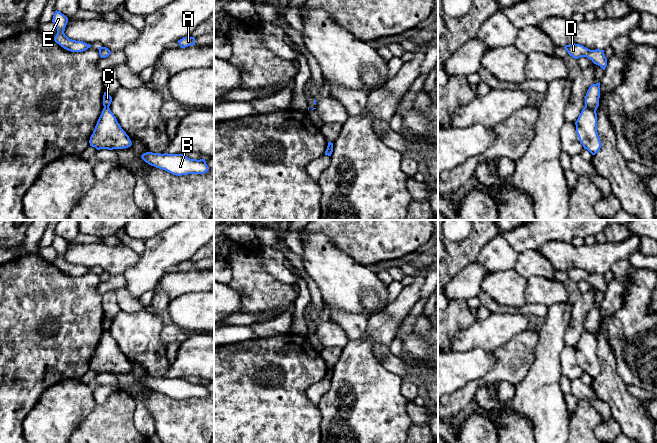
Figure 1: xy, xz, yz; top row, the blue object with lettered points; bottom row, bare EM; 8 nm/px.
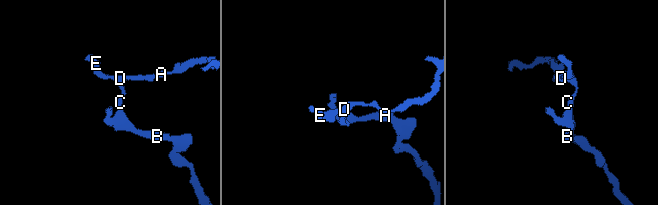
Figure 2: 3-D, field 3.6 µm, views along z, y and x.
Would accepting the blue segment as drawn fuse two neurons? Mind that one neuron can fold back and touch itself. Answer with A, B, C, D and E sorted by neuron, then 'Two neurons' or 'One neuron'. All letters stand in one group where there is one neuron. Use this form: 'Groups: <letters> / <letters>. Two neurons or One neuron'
Groups: A C D E / B. Two neurons

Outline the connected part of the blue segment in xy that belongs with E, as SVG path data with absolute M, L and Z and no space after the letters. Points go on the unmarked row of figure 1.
M57 234L55 235L52 246L57 252L57 258L53 262L53 264L64 273L71 276L83 276L92 270L83 265L76 265L76 264L69 263L65 259L64 255L68 247L68 242L61 236Z

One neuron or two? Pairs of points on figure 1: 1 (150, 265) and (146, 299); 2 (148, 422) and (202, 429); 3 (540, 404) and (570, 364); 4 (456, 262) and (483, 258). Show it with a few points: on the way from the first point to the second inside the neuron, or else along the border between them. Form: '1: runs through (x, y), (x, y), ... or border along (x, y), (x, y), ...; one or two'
1: border along (151, 290), (145, 291), (139, 297); two
2: border along (144, 402), (153, 419), (156, 432); two
3: border along (562, 350), (560, 353), (561, 374); two
4: border along (490, 240), (483, 246), (475, 260); two

